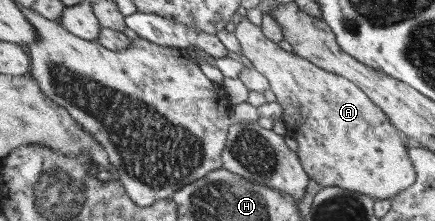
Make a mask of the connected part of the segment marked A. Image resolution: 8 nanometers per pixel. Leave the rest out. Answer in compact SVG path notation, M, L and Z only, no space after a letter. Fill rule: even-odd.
M241 16L235 28L229 27L229 30L238 40L244 58L266 78L269 90L276 96L276 102L287 117L287 123L292 124L290 136L297 144L299 163L309 178L325 189L356 191L371 196L374 200L390 200L414 182L414 169L402 137L386 114L370 102L354 84L313 66L293 52L284 51L276 43L266 39L260 27L250 23L245 16Z

